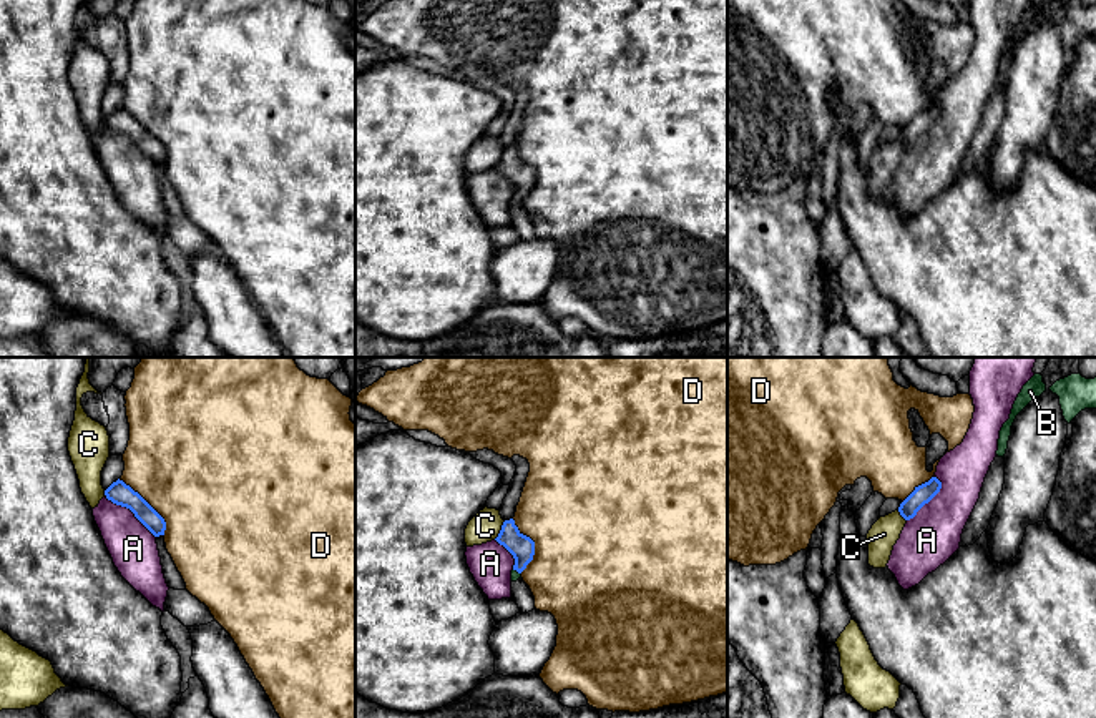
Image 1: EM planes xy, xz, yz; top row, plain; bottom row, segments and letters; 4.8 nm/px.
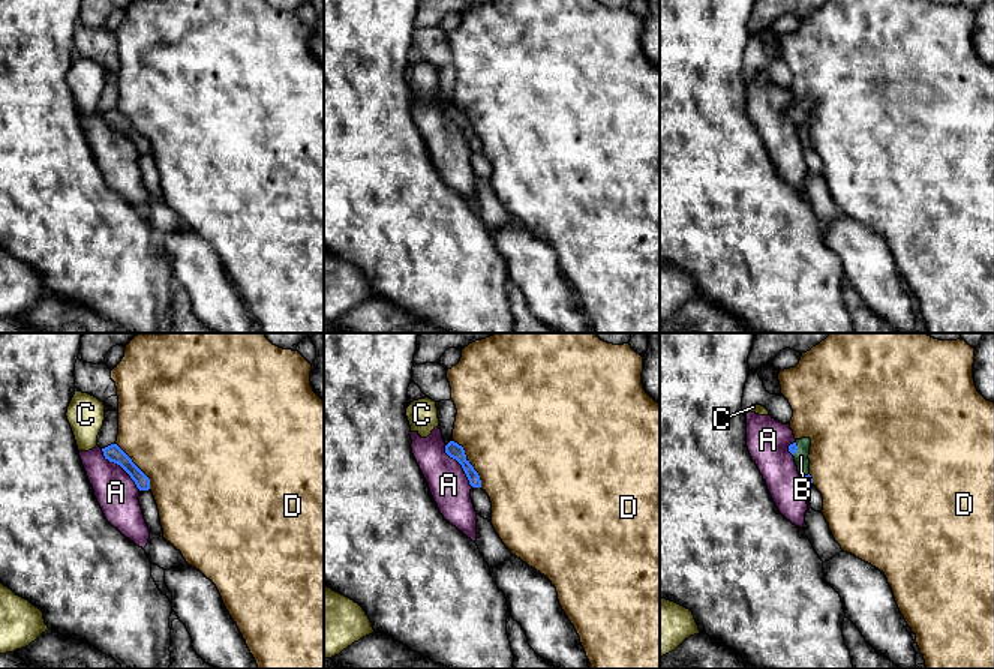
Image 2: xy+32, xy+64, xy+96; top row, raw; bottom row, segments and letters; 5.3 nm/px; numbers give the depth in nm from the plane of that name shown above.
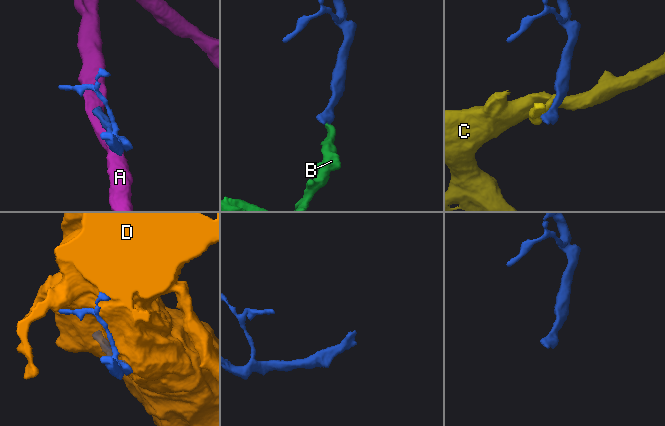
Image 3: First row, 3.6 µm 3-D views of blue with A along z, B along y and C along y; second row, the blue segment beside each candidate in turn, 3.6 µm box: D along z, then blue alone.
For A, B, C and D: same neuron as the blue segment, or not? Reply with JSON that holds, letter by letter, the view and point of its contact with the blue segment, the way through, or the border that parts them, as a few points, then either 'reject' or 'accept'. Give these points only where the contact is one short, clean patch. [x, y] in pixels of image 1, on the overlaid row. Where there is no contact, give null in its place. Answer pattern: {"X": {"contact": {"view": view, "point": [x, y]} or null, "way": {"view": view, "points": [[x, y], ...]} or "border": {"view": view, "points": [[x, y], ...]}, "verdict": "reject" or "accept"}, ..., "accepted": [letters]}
{"A": {"contact": {"view": "xy", "point": [130, 509]}, "verdict": "reject"}, "B": {"contact": {"view": "xz", "point": [517, 570]}, "way": {"view": "xz", "points": [[522, 547], [522, 560], [517, 570], [515, 575]]}, "verdict": "accept"}, "C": {"contact": {"view": "xz", "point": [500, 531]}, "verdict": "reject"}, "D": {"contact": {"view": "xy", "point": [148, 504]}, "verdict": "reject"}, "accepted": ["B"]}

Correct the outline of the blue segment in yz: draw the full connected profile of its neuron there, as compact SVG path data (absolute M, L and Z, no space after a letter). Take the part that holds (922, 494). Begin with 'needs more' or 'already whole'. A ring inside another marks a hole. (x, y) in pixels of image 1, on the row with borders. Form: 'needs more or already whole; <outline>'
already whole; M932 477L928 482L915 487L915 490L900 504L898 512L905 520L910 520L917 512L928 504L942 489L942 482Z

